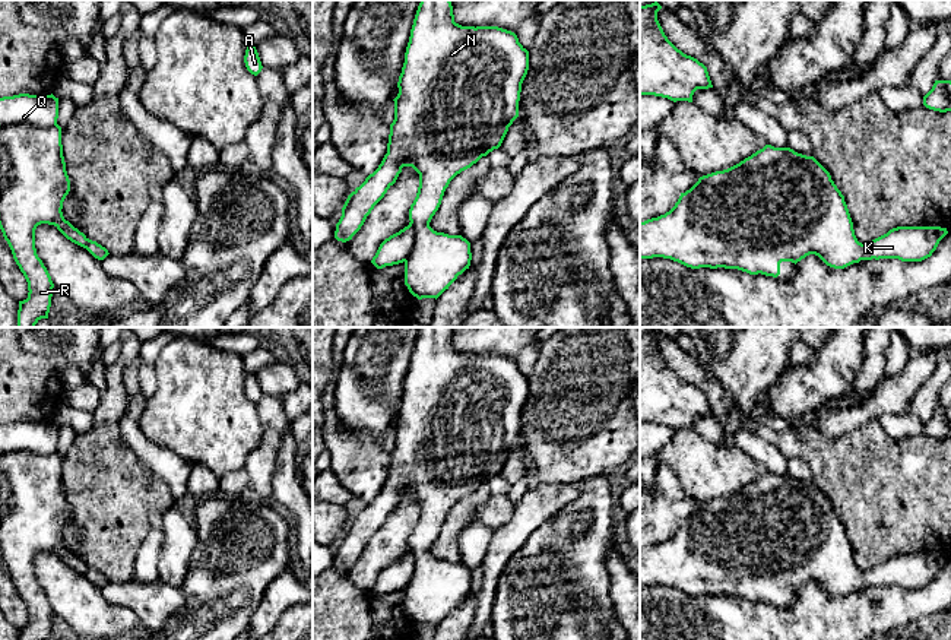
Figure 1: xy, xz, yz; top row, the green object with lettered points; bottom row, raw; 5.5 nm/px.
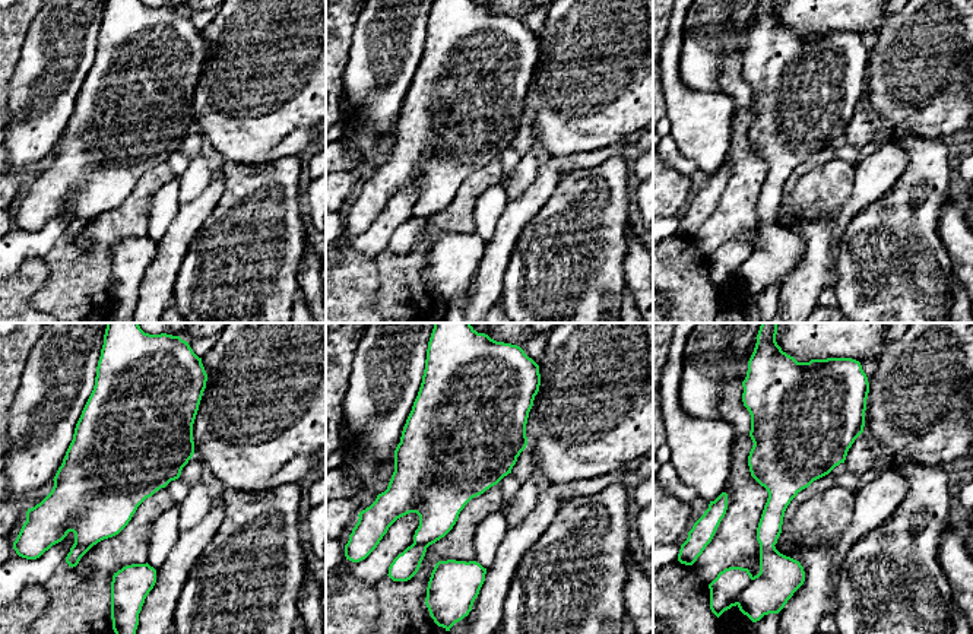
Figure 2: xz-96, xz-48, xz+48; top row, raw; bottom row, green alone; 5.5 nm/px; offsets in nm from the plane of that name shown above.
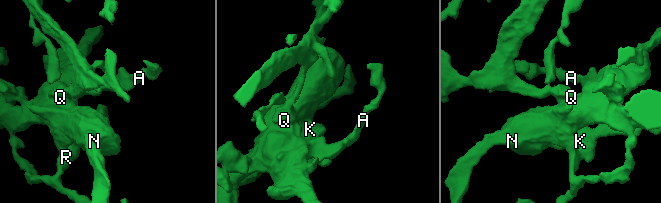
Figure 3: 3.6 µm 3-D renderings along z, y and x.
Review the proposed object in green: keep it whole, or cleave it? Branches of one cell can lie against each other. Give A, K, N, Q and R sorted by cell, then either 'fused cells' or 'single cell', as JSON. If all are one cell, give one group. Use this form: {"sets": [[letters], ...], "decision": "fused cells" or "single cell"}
{"sets": [["A", "K", "N", "Q", "R"]], "decision": "single cell"}

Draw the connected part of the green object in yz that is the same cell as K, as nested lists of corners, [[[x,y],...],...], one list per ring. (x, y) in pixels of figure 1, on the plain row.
[[[765,472],[727,497],[700,504],[669,539],[640,549],[640,587],[663,584],[691,596],[725,595],[777,605],[782,589],[796,592],[809,582],[834,596],[872,586],[922,589],[947,561],[941,554],[897,554],[862,571],[830,500],[814,484]]]

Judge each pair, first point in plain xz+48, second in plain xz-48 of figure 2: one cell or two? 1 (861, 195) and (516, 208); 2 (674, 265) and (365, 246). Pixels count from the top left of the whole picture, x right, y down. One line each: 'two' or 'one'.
1: one
2: two

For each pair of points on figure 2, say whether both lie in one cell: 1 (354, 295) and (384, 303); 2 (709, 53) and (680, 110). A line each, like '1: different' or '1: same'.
1: different
2: same

